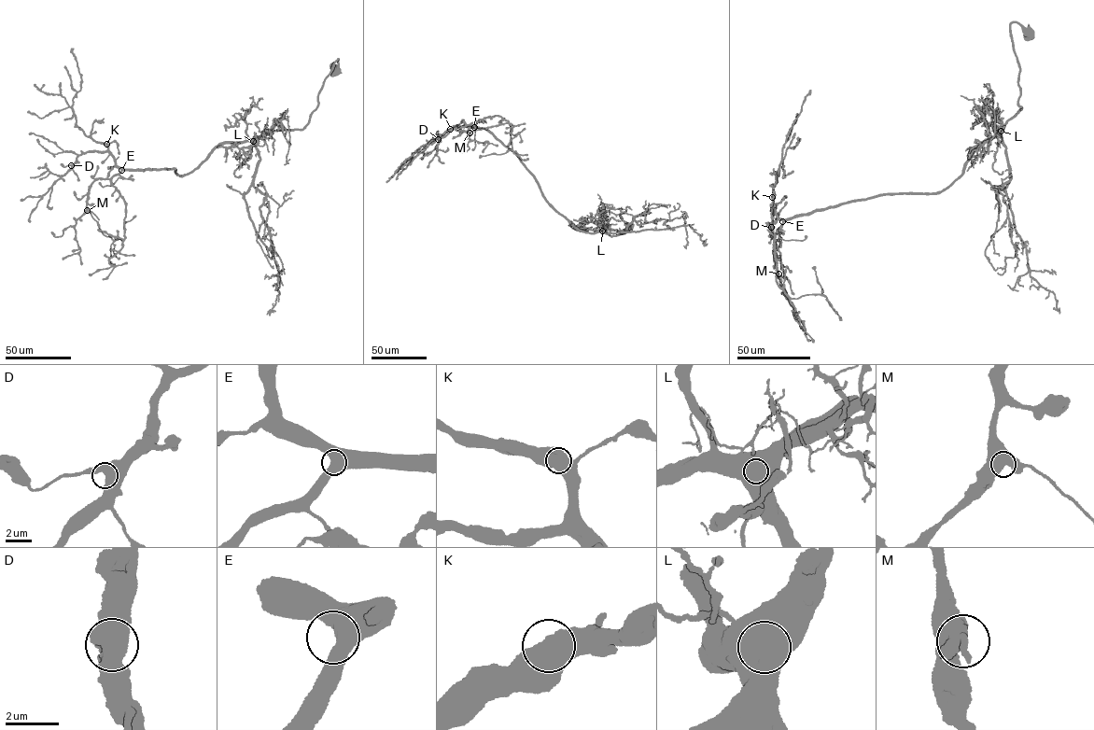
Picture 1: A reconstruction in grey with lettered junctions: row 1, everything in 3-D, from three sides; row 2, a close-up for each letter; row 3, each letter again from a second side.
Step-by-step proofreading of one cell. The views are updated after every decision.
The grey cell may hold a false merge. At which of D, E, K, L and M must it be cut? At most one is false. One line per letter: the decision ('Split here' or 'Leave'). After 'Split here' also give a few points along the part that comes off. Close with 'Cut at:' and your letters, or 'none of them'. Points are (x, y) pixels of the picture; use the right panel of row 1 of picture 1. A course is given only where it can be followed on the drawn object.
D: Leave
E: Leave
K: Leave
L: Leave
M: Leave
Cut at: none of them

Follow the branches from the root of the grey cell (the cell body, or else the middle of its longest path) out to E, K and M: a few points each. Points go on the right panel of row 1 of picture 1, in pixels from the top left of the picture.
E: (1030, 32), (1010, 26), (1021, 107), (980, 142), (951, 184), (782, 221)
K: (1030, 32), (1010, 26), (1021, 107), (946, 188), (782, 220), (772, 197)
M: (1030, 32), (1010, 26), (1021, 107), (980, 142), (953, 183), (784, 220), (772, 236), (778, 273)

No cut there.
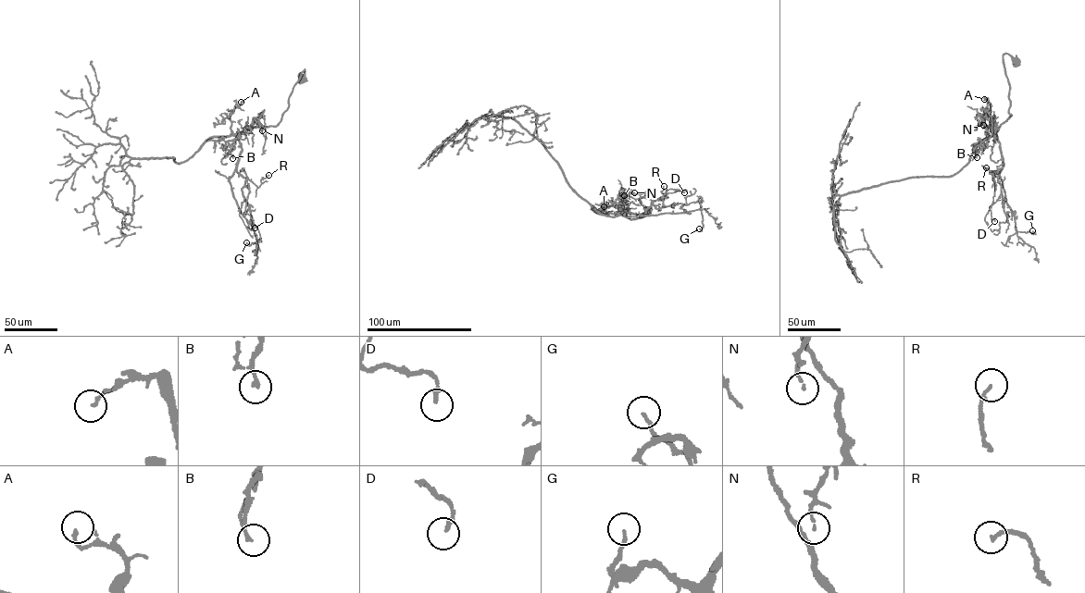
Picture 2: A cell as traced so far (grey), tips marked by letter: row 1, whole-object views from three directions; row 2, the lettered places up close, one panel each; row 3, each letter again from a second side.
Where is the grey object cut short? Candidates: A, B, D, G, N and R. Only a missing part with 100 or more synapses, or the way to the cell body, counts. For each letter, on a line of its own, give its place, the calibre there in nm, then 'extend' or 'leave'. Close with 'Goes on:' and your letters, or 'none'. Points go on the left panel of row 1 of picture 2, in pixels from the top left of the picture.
A: place (241, 102); calibre 130 nm; leave
B: place (232, 158); calibre 110 nm; leave
D: place (255, 228); calibre 180 nm; leave
G: place (246, 242); calibre 140 nm; leave
N: place (262, 130); calibre 110 nm; leave
R: place (268, 175); calibre 130 nm; leave
Goes on: none

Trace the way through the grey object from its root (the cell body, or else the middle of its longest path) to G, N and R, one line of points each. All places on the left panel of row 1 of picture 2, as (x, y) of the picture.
G: (302, 79), (304, 69), (279, 123), (247, 128), (237, 136), (242, 152), (229, 180), (256, 241), (246, 242)
N: (302, 79), (304, 69), (279, 123), (247, 128), (240, 132), (250, 129), (255, 119), (261, 123), (262, 130)
R: (302, 79), (304, 69), (279, 123), (247, 128), (237, 136), (242, 152), (237, 172), (258, 187), (268, 175)

